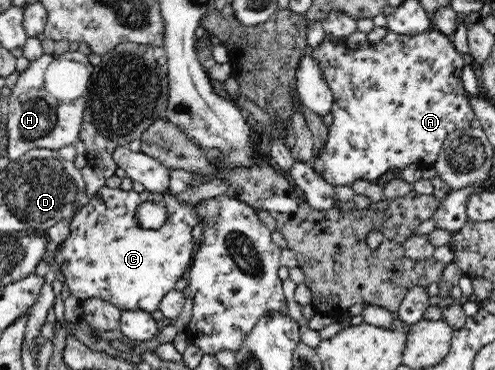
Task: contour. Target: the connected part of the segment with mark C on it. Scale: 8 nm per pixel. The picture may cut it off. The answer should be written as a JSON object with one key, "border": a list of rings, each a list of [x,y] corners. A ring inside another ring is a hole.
{"border":[[[106,185],[92,195],[88,204],[81,208],[70,222],[69,237],[55,252],[54,260],[63,273],[66,286],[80,300],[96,296],[125,310],[145,310],[153,313],[160,308],[161,299],[175,288],[180,278],[187,277],[187,272],[193,262],[198,247],[193,241],[193,228],[200,221],[197,203],[179,201],[175,193],[168,191],[164,194],[149,192],[125,192],[119,187],[108,188]],[[143,202],[164,203],[167,207],[167,221],[157,229],[142,230],[137,225],[136,211]]]}

